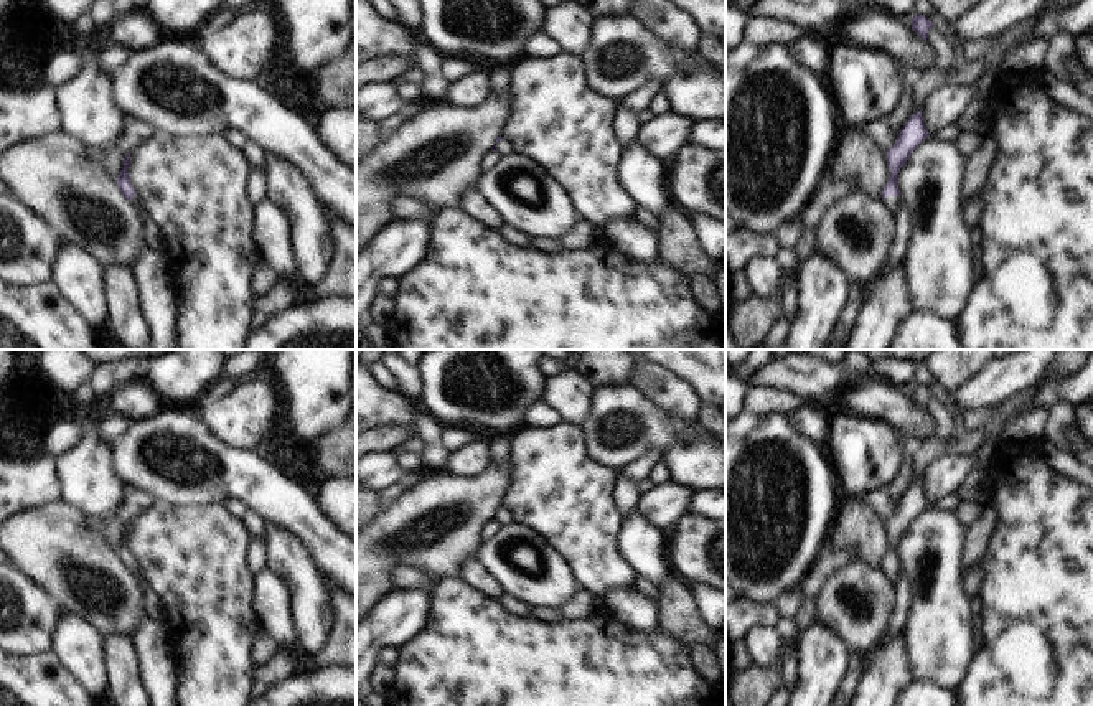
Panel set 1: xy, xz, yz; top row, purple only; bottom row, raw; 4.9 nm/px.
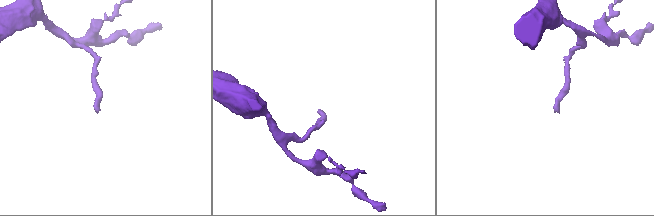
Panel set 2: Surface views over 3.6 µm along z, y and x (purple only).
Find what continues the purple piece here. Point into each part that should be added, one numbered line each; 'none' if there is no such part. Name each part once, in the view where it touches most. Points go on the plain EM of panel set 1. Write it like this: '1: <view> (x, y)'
1: yz (892, 573)

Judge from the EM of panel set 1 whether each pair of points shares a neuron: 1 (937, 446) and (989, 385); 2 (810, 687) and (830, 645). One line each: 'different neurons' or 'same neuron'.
1: different neurons
2: same neuron

